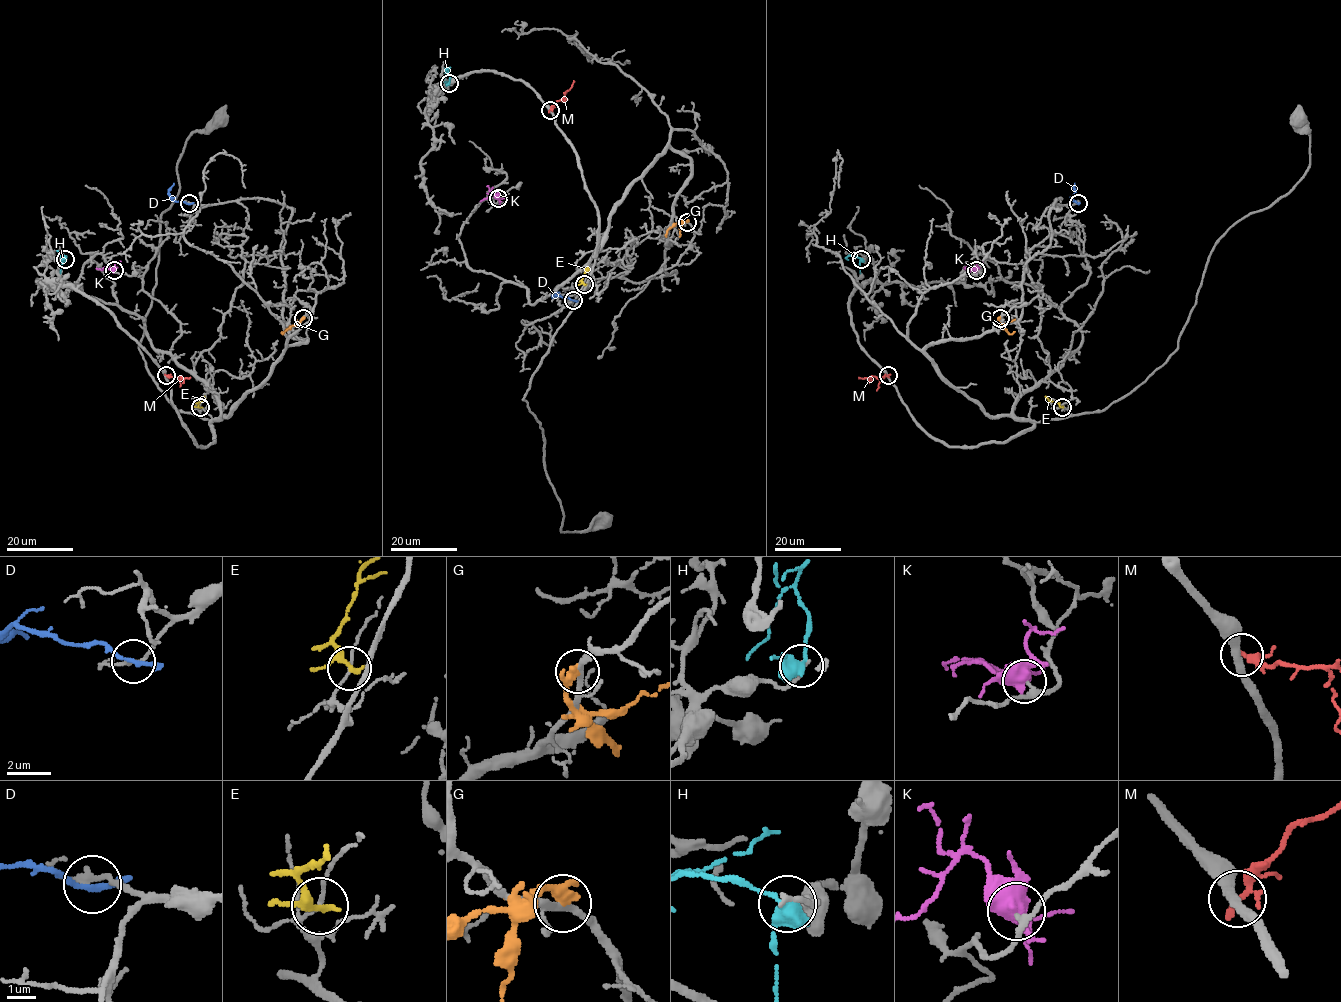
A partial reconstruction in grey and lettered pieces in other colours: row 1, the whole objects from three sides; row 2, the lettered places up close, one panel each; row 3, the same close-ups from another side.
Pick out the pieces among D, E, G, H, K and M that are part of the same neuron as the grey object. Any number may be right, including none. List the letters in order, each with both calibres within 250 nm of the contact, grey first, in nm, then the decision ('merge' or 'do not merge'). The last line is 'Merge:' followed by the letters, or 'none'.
D: 190 nm thick on the grey side, 180 nm on the other; do not merge
E: 100 nm thick on the grey side, 240 nm on the other; do not merge
G: 280 nm thick on the grey side, 480 nm on the other; do not merge
H: 200 nm thick on the grey side, 360 nm on the other; do not merge
K: 190 nm thick on the grey side, 480 nm on the other; do not merge
M: 320 nm thick on the grey side, 200 nm on the other; do not merge
Merge: none

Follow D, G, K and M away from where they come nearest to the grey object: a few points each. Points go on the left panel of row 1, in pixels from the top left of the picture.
D: (189, 203), (172, 199), (168, 189), (174, 183)
G: (302, 317), (282, 331)
K: (114, 270), (96, 268)
M: (166, 375), (190, 377)

